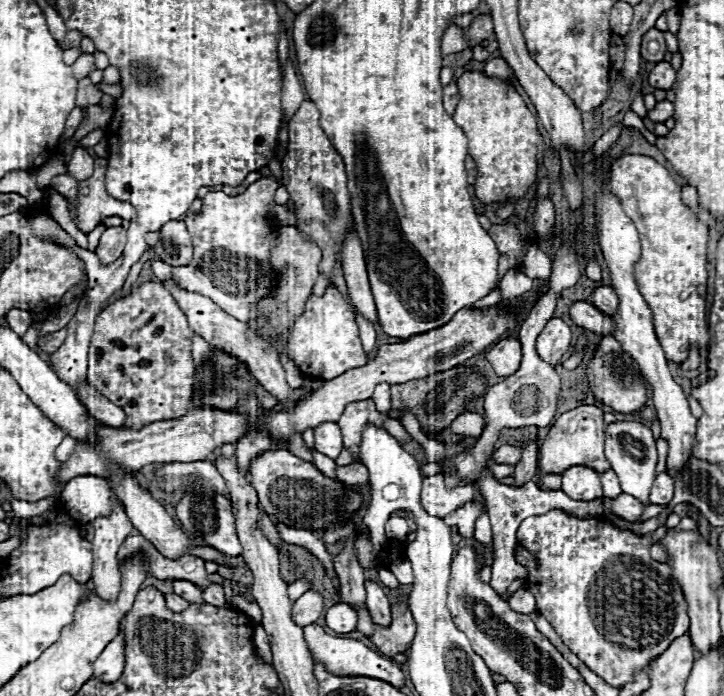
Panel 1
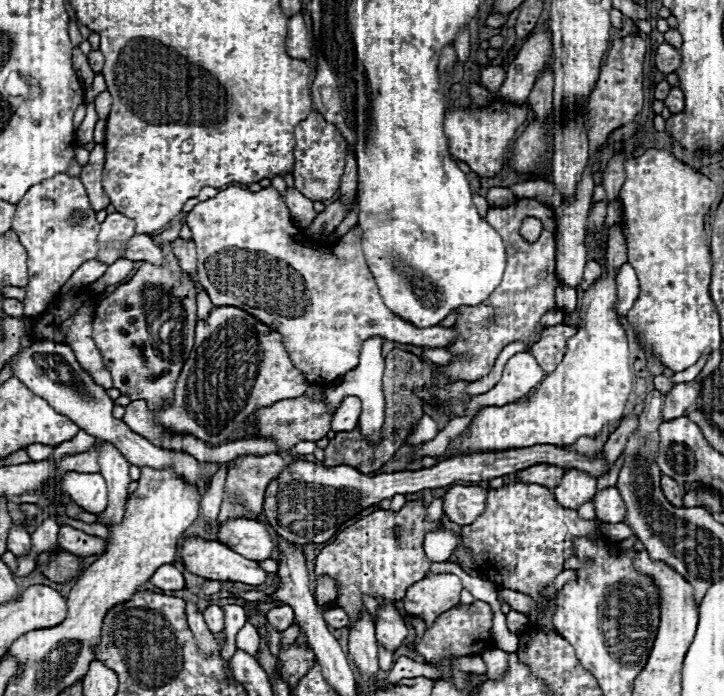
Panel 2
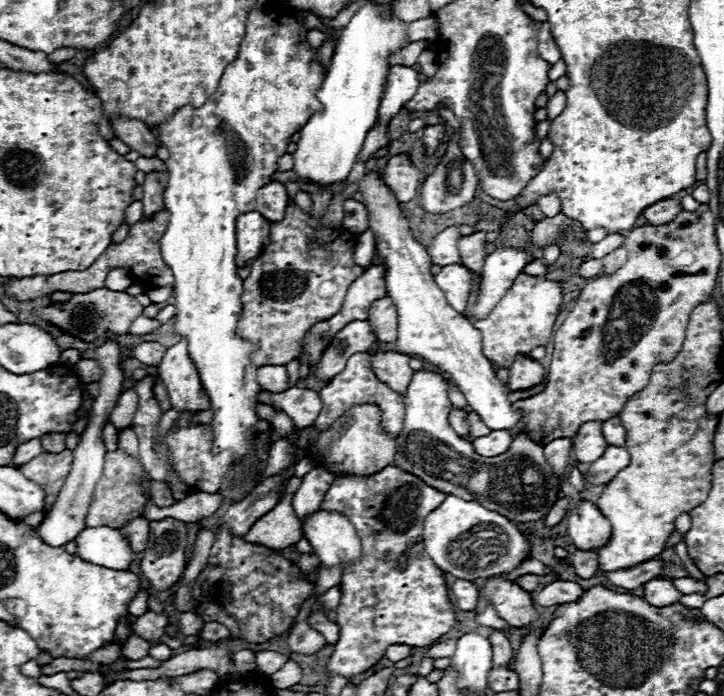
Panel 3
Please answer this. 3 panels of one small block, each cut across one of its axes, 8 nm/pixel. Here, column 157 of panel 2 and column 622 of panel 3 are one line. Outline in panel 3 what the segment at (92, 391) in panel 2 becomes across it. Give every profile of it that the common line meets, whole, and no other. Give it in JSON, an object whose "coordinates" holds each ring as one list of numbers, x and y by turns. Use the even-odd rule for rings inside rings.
{"coordinates":[[608,446,602,458,590,464,590,470,586,472,586,480,596,486,608,484,620,470,624,470,624,466,628,466,628,462,630,462,630,454,624,446]]}

